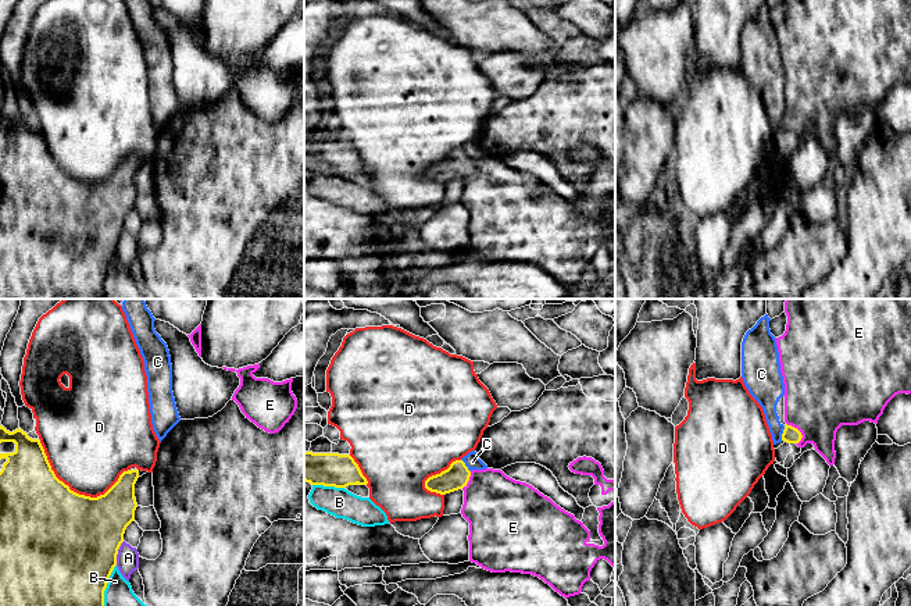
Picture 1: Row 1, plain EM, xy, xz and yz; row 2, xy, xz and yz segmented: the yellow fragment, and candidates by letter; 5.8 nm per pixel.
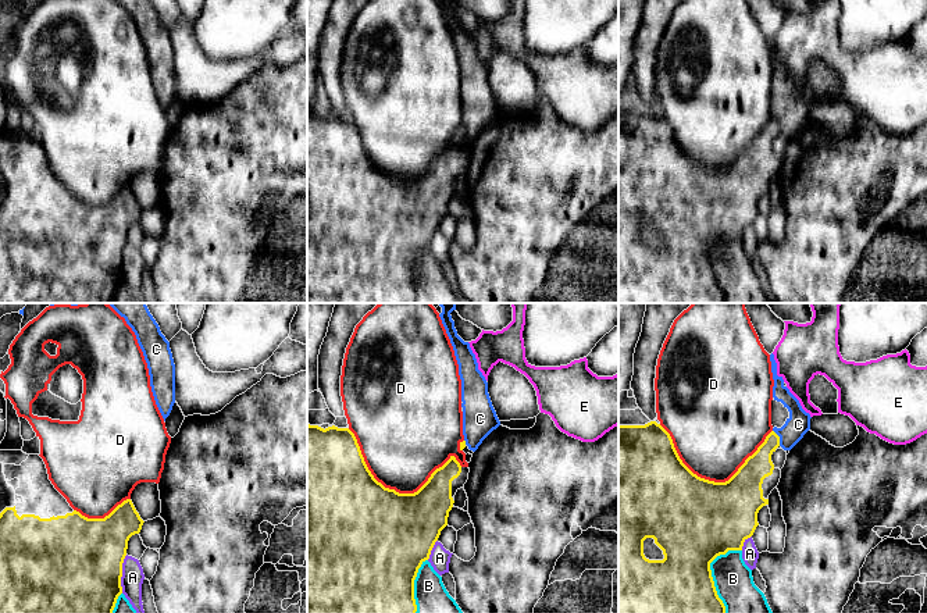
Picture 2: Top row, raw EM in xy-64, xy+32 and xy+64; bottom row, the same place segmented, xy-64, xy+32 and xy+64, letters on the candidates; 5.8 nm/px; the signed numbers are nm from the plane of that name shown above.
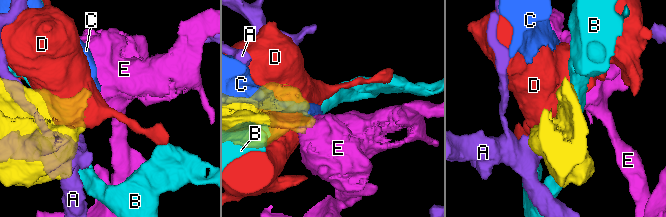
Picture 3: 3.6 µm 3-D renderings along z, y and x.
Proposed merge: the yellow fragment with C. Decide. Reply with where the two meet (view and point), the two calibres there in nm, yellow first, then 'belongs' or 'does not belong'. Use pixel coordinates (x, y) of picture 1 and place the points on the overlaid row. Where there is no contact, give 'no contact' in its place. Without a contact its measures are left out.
contact yz (783, 432); calibres 100 and 150 nm; does not belong

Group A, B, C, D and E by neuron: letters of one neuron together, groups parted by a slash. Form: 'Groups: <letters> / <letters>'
Groups: A / B / C / D / E

